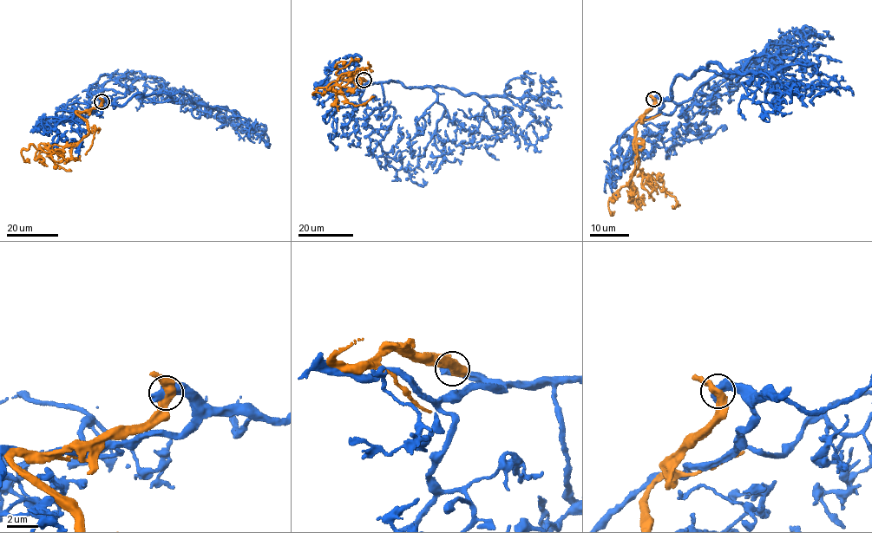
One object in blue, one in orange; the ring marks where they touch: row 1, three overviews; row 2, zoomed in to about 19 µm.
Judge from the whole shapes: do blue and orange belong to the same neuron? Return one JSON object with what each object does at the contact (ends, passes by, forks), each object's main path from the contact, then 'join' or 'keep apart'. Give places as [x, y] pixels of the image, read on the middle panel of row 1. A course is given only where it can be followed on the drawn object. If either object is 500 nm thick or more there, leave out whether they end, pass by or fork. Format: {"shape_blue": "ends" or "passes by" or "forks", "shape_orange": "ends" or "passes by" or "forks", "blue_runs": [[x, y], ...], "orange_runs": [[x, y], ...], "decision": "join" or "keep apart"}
{"blue_runs": [[363, 80], [475, 94], [511, 133], [535, 144], [534, 129], [526, 128]], "orange_runs": [[363, 80], [342, 78], [361, 68], [359, 73], [342, 73], [324, 87], [317, 87], [313, 94], [323, 89]], "decision": "keep apart"}

